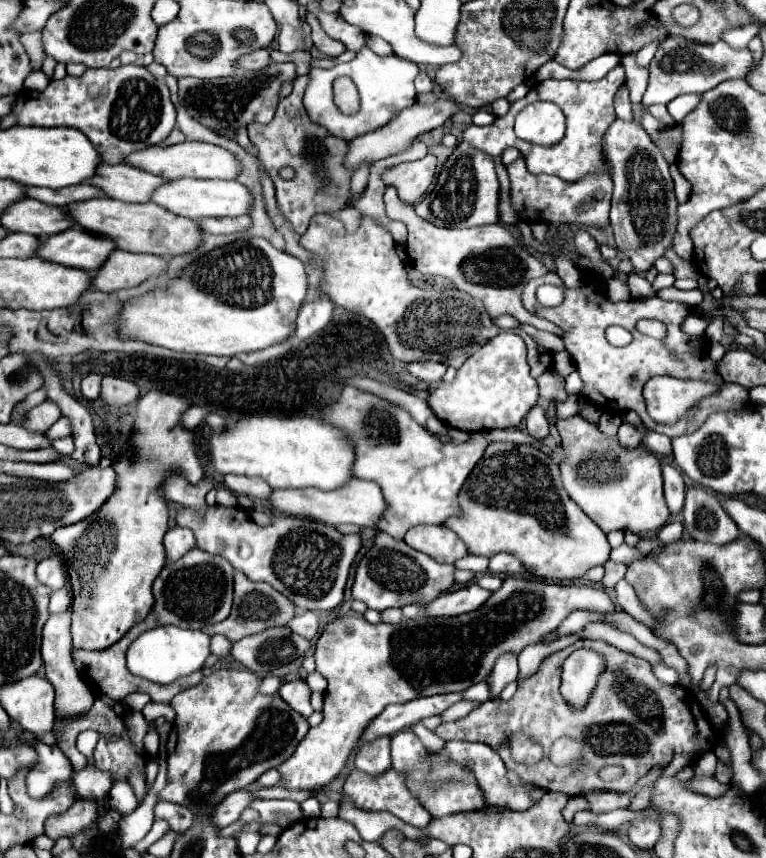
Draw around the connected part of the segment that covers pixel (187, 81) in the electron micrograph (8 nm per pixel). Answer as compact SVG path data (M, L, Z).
M272 63L266 71L246 71L234 77L224 79L194 79L194 77L180 77L178 79L178 99L184 103L194 119L216 131L222 137L234 139L238 127L250 123L270 123L278 105L278 91L284 81L294 81L294 63Z

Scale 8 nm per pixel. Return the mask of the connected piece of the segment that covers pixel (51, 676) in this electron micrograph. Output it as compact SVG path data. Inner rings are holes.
M68 609L60 615L52 615L46 621L44 639L42 639L44 671L46 671L46 679L56 689L56 713L58 713L58 717L80 715L80 713L88 711L96 699L96 693L92 691L92 687L88 683L84 683L84 679L76 673L76 667L72 665L70 649L72 649L72 637L70 637L70 609Z

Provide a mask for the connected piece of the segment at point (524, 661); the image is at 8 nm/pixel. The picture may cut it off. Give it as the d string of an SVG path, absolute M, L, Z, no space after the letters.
M538 643L538 645L528 645L528 647L524 647L522 653L518 655L520 677L532 675L532 673L538 669L540 661L542 661L544 657L548 657L550 653L554 653L554 651L556 651L554 643L552 643L552 645L540 645L540 643Z

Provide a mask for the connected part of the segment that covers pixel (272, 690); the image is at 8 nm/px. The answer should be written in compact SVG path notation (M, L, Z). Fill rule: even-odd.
M269 675L269 677L262 679L259 690L262 694L273 695L278 691L280 684L281 678Z

